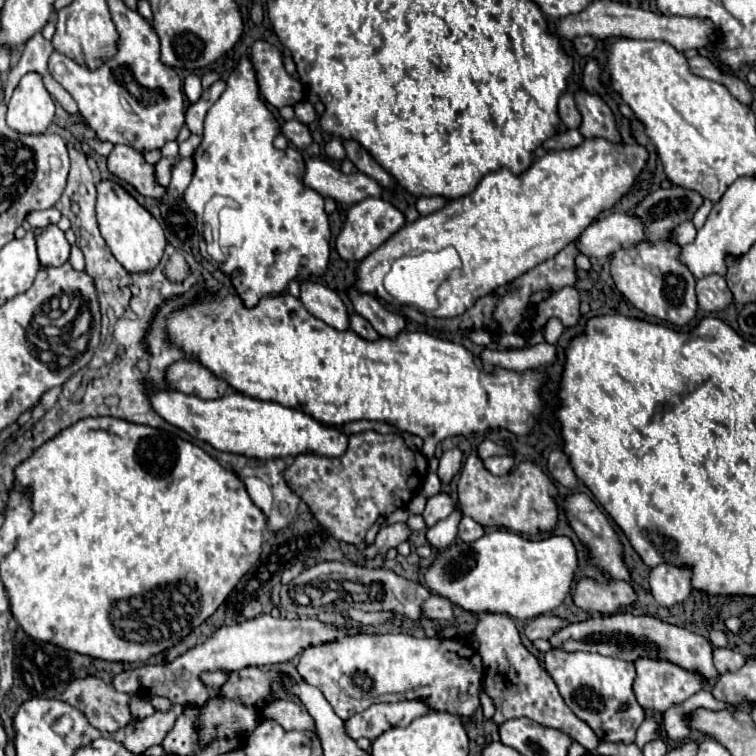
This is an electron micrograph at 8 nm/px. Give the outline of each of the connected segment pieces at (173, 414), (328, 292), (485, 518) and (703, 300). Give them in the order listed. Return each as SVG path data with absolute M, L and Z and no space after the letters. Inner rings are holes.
M158 391L150 395L150 401L156 413L168 423L228 453L256 459L276 459L290 455L296 457L302 453L340 457L348 447L348 435L342 429L324 425L300 409L290 409L274 401L248 399L240 393L228 393L220 399L206 401L194 395L184 395L180 391Z
M302 279L300 281L300 301L302 305L318 319L324 323L336 327L336 329L348 329L348 309L338 293L332 289L310 281Z
M474 451L464 461L458 481L458 503L464 515L472 517L484 527L504 527L526 535L554 529L558 519L558 505L554 501L556 495L556 485L536 463L524 461L508 475L496 477L482 465L482 459Z
M708 275L696 283L698 307L706 313L722 311L732 303L732 293L726 285L726 279L720 275Z

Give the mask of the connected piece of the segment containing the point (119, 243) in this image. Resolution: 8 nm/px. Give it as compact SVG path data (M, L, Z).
M100 179L96 183L96 217L100 225L100 233L110 247L112 255L132 273L136 271L150 271L160 261L166 237L158 221L120 185L110 179Z

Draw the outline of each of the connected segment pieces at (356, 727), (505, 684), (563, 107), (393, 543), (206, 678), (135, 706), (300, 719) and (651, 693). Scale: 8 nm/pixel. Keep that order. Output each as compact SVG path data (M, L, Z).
M408 699L398 703L374 703L366 711L352 715L346 721L346 731L352 739L368 737L388 731L390 727L408 727L414 717L422 717L432 709L424 699Z
M488 611L480 613L478 625L476 625L476 637L480 643L478 653L482 655L482 661L484 661L482 687L494 699L494 705L496 705L494 721L498 725L504 723L504 719L528 717L544 727L552 727L566 733L568 737L578 741L588 753L592 753L598 747L600 739L596 737L596 733L590 729L588 723L578 719L572 713L572 709L564 703L554 679L542 669L538 659L522 645L516 625L508 615L488 613Z
M564 91L558 101L558 117L568 129L576 129L580 125L580 113L576 111L576 103L570 91Z
M392 523L380 529L376 543L366 547L366 557L376 557L376 555L384 555L390 547L398 547L400 543L408 541L408 537L412 535L412 529L406 523Z
M212 671L212 673L200 675L200 681L206 687L218 687L218 689L224 685L224 678L228 678L228 674L223 671Z
M134 697L132 699L132 703L130 703L130 713L134 715L134 719L146 719L146 717L150 717L152 713L154 713L156 709L150 705L150 701L148 699L144 699L144 697Z
M278 699L272 703L266 703L262 711L258 709L260 719L274 719L284 729L314 729L312 719L308 711L304 711L302 705L290 701L290 699Z
M638 659L636 661L636 679L634 679L632 689L634 689L638 705L646 711L664 713L668 707L684 703L694 693L698 693L700 689L706 689L706 687L708 687L708 683L704 683L704 679L700 679L700 675L684 671L668 661L652 661L652 659Z

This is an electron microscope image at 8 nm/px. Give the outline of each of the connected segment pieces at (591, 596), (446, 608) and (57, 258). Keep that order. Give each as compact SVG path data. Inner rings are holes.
M580 579L574 589L574 603L578 607L598 613L618 613L622 605L634 605L636 593L626 581L596 583L592 579Z
M430 595L428 601L424 603L424 615L432 621L448 621L452 619L452 601L442 597L442 595Z
M46 225L34 229L36 235L36 249L38 259L44 265L60 265L66 263L70 257L70 243L66 241L64 233L58 229L58 225Z

